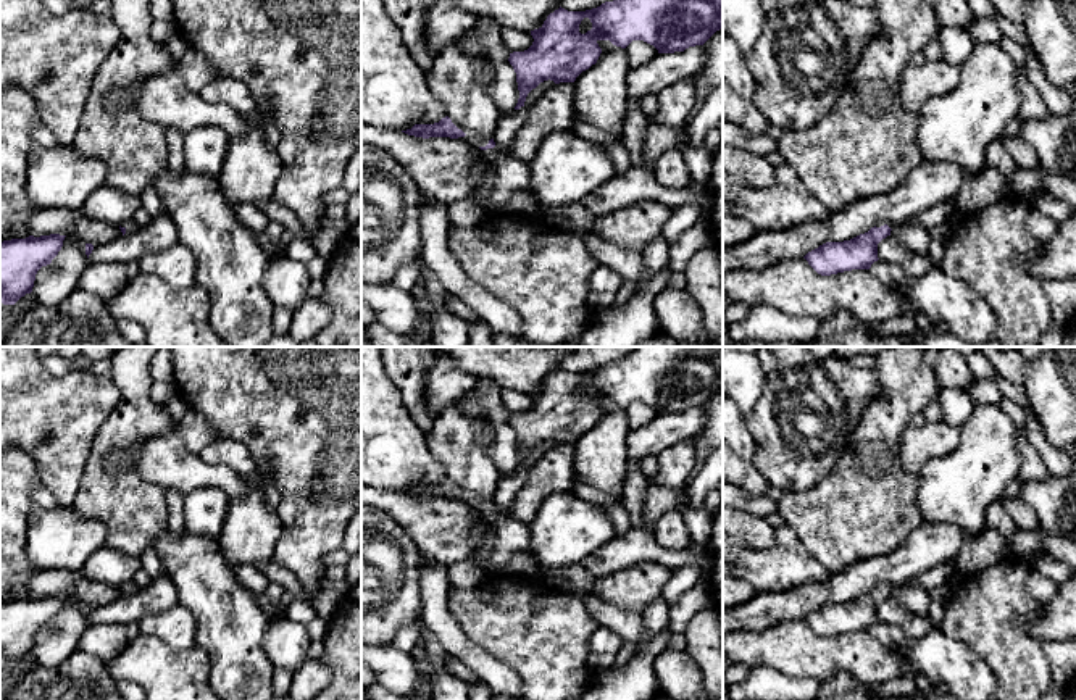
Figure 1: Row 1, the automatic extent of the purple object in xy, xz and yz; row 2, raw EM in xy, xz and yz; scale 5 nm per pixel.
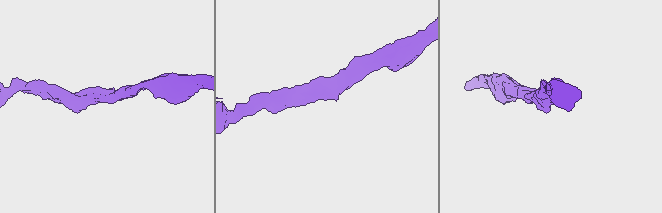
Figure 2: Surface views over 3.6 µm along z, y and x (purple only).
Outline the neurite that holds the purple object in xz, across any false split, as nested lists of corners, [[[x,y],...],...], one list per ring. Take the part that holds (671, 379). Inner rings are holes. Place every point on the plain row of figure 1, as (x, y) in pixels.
[[[639,347],[628,356],[592,371],[568,373],[560,368],[539,390],[531,392],[534,403],[528,411],[510,415],[508,423],[516,434],[519,452],[515,471],[524,468],[528,455],[544,442],[574,444],[597,424],[602,415],[598,402],[610,402],[621,410],[632,402],[644,402],[658,415],[674,415],[703,406],[721,389],[723,347]]]

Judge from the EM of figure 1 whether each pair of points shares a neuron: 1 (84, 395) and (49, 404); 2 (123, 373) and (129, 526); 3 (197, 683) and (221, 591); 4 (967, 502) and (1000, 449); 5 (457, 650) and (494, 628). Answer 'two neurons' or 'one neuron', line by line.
1: one neuron
2: one neuron
3: two neurons
4: one neuron
5: two neurons

